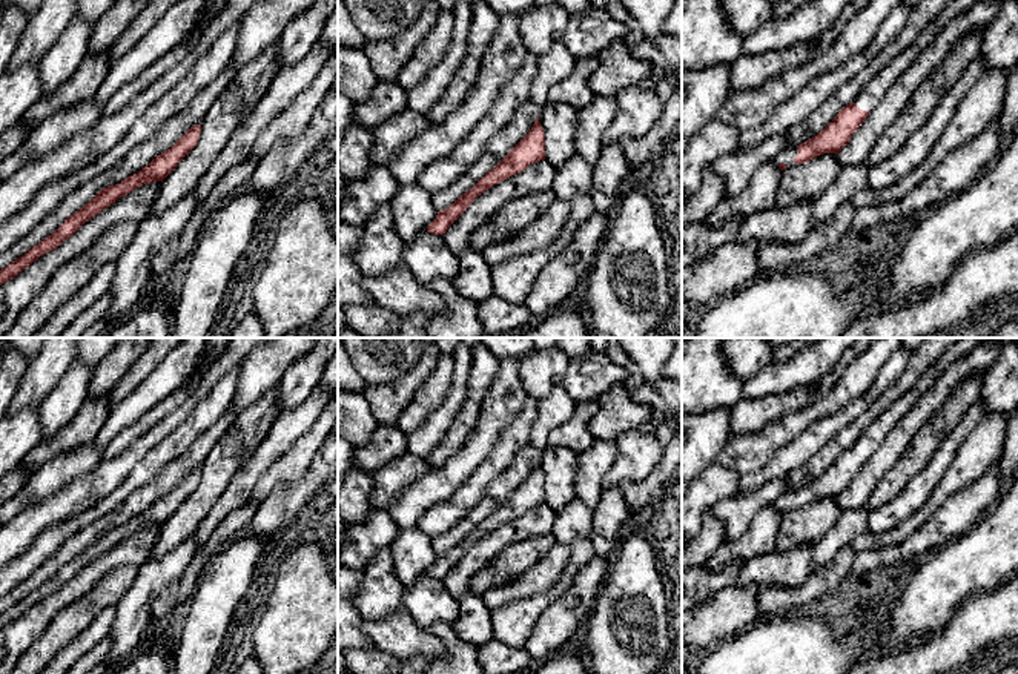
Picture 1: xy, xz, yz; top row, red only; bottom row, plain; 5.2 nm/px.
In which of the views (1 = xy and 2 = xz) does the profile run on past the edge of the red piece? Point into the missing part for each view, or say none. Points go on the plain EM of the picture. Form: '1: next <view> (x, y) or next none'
1: next none
2: next none

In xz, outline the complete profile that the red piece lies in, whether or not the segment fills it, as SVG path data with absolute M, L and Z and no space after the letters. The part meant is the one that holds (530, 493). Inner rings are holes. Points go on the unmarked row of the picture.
M537 459L530 476L504 501L504 504L479 522L479 525L450 551L439 554L436 562L428 568L427 576L444 579L479 539L540 504L545 504L545 477Z

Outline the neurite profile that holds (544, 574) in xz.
M556 542L551 550L521 577L510 583L488 590L482 600L490 610L496 610L550 590L565 571L571 557L570 547Z

